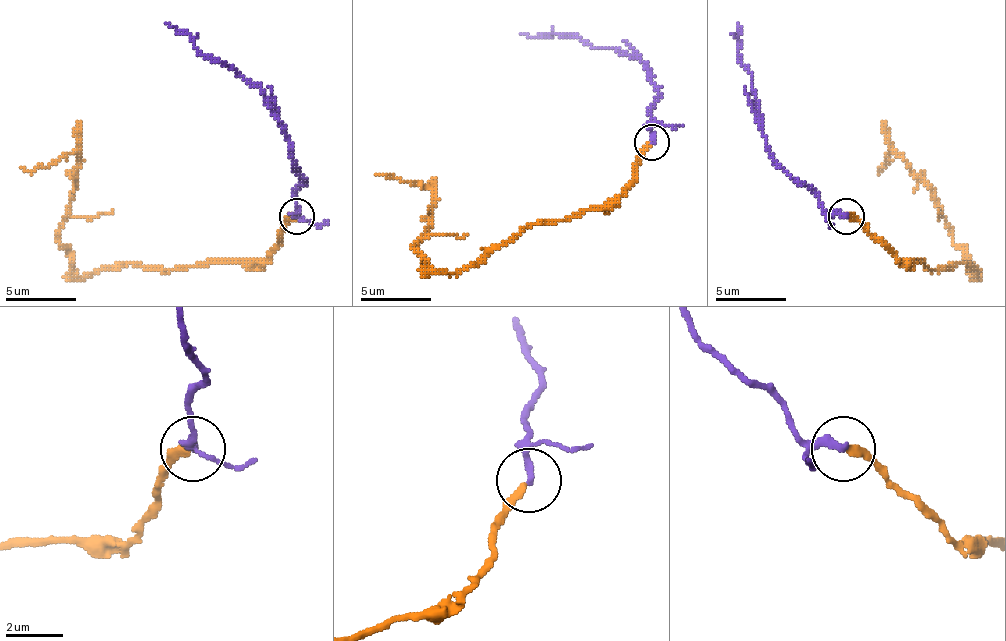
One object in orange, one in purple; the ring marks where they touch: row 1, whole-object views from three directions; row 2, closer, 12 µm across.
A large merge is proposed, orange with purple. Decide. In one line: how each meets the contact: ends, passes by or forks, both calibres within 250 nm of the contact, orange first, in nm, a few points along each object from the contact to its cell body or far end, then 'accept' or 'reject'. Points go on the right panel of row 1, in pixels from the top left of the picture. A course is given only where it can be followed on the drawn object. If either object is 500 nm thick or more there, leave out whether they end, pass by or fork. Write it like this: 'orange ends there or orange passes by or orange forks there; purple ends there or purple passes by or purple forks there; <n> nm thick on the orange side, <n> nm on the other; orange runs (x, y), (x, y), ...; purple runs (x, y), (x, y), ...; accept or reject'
orange ends there; purple ends there; 280 nm thick on the orange side, 280 nm on the other; orange runs (847, 217), (903, 263), (928, 270), (963, 263), (977, 277), (953, 242), (931, 189), (893, 153), (879, 167); purple runs (847, 217), (829, 213), (773, 157), (752, 86), (752, 72), (737, 51), (741, 33), (737, 23); accept

